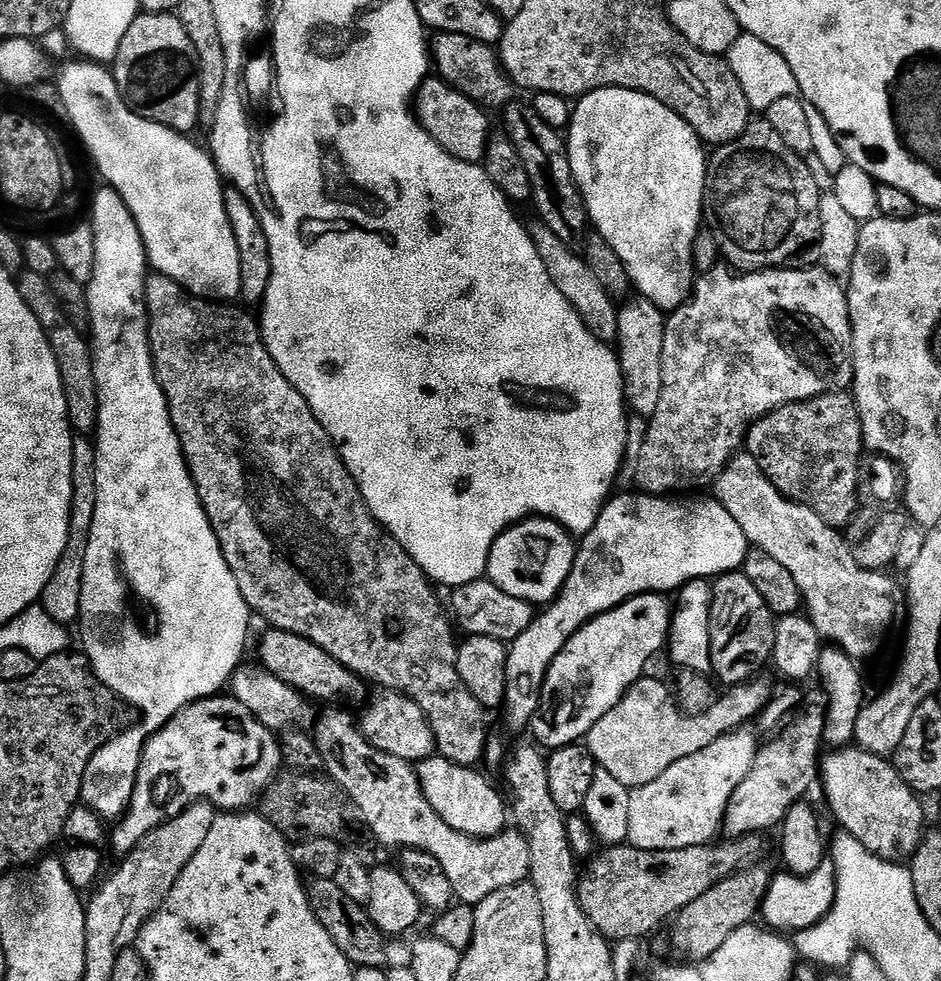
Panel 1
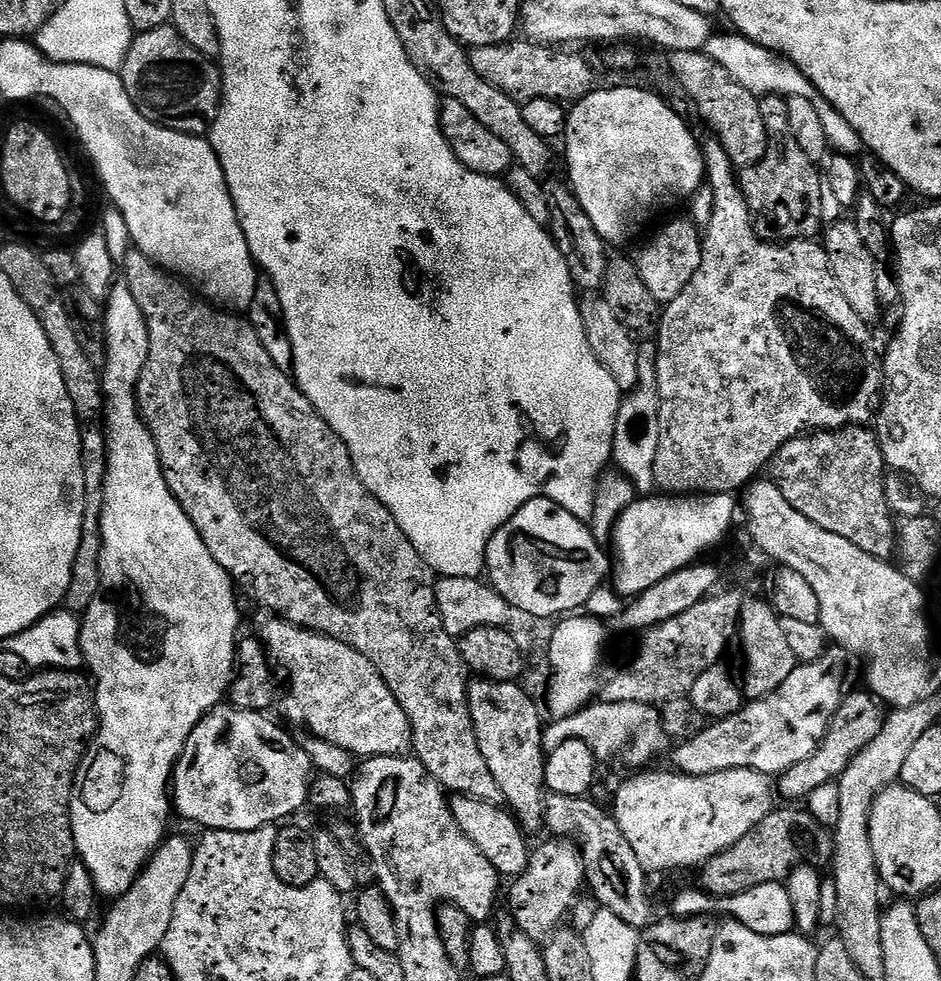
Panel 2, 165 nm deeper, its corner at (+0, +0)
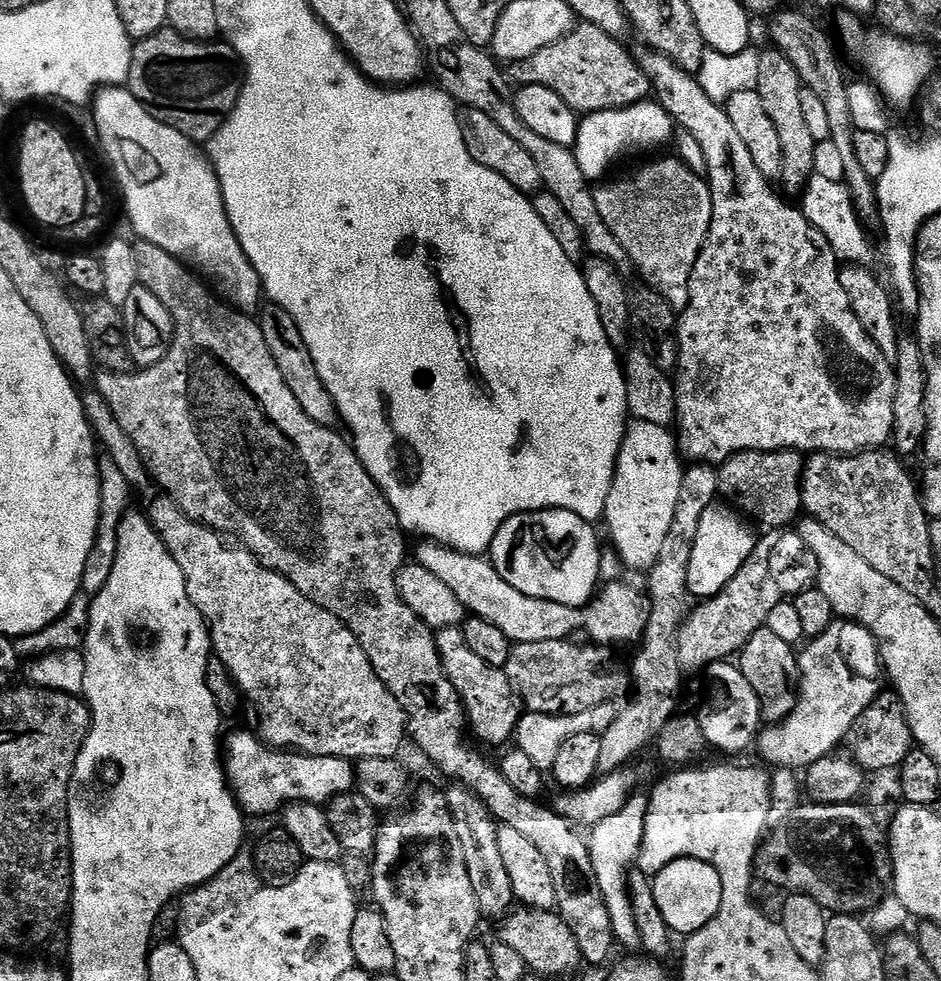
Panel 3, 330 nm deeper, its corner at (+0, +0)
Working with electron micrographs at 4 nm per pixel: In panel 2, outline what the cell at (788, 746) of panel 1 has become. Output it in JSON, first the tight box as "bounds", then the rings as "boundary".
{"bounds":[774,690,886,802],"boundary":[[[861,690],[856,696],[856,708],[841,706],[832,717],[828,733],[822,743],[802,762],[790,766],[785,772],[779,773],[774,788],[779,799],[784,802],[804,802],[818,786],[825,786],[832,781],[839,781],[840,776],[848,769],[852,757],[876,737],[876,731],[884,725],[886,712],[875,696]]]}

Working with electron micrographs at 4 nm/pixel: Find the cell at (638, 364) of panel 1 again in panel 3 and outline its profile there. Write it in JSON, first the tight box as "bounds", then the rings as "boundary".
{"bounds":[602,420,684,574],"boundary":[[[641,420],[629,423],[624,431],[614,482],[610,486],[602,517],[603,523],[608,523],[611,547],[620,556],[625,569],[633,568],[644,574],[654,566],[654,562],[658,562],[662,541],[670,531],[670,522],[674,522],[684,469],[677,437],[669,429]]]}

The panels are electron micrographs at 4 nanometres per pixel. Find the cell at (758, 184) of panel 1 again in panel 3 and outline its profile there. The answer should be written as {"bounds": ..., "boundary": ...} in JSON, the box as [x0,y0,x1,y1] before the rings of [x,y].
{"bounds":[755,50,817,193],"boundary":[[[769,50],[760,52],[758,62],[758,82],[755,86],[758,98],[762,98],[762,107],[766,110],[767,117],[774,124],[778,132],[778,142],[781,143],[782,170],[779,179],[784,180],[784,188],[788,192],[803,193],[808,185],[808,180],[814,175],[814,150],[817,141],[810,134],[809,127],[802,114],[802,85],[796,71],[782,53]]]}

